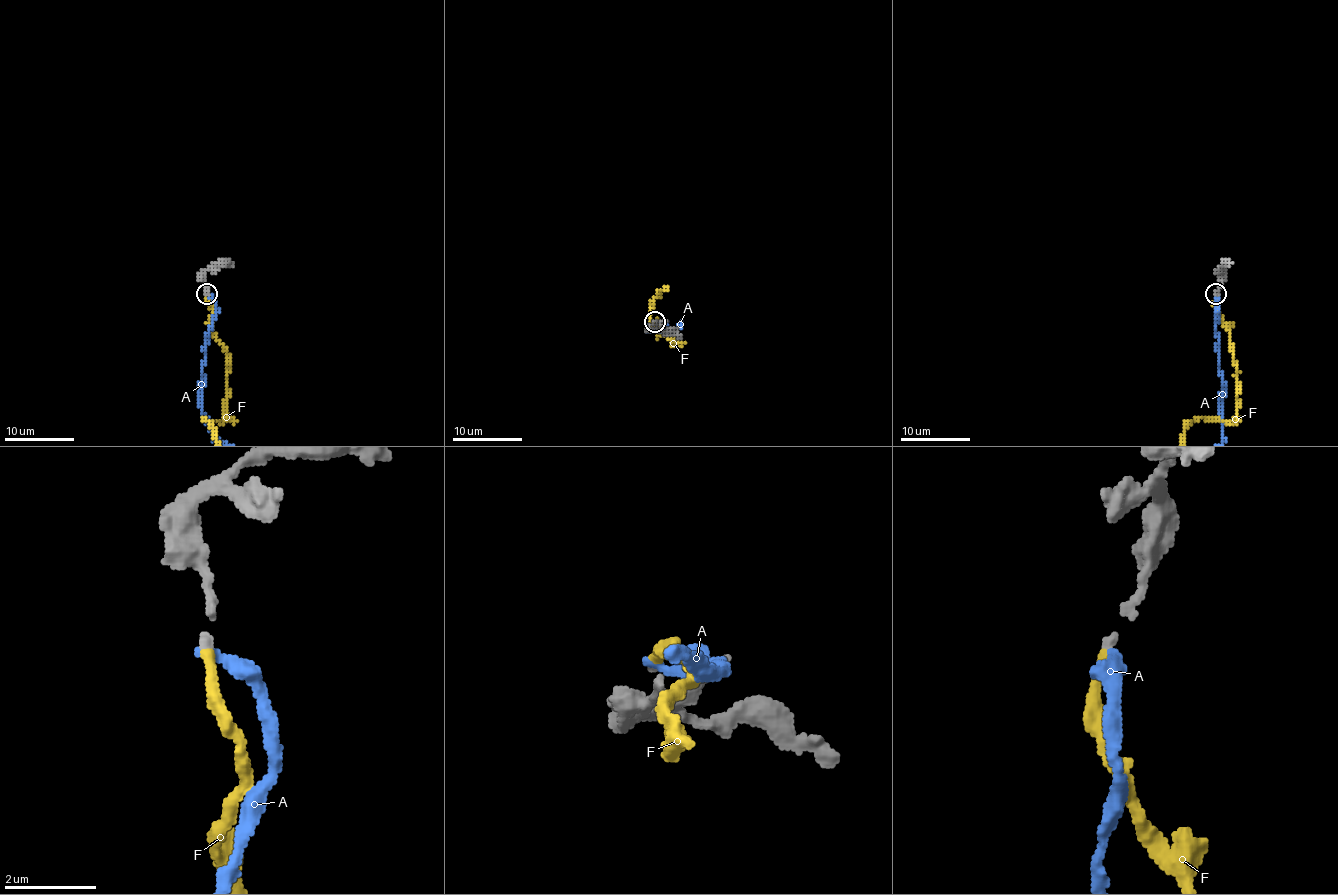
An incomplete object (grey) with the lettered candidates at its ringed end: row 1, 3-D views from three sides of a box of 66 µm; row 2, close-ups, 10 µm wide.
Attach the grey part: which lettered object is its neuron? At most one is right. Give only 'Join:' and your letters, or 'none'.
Join: F

